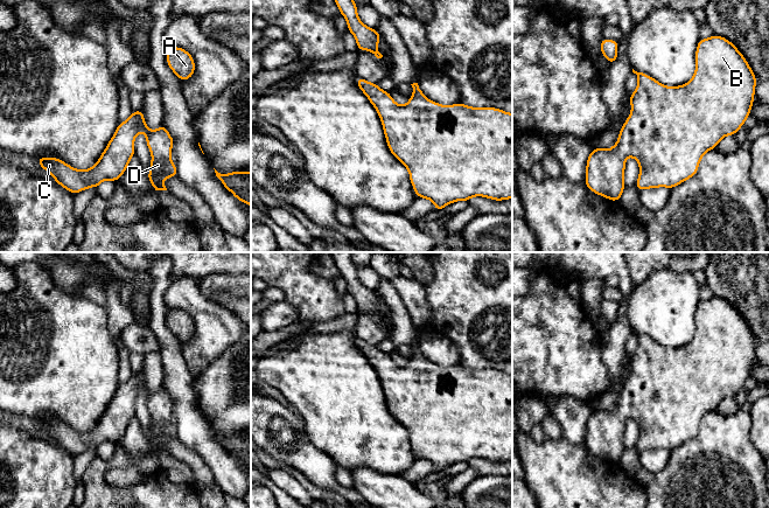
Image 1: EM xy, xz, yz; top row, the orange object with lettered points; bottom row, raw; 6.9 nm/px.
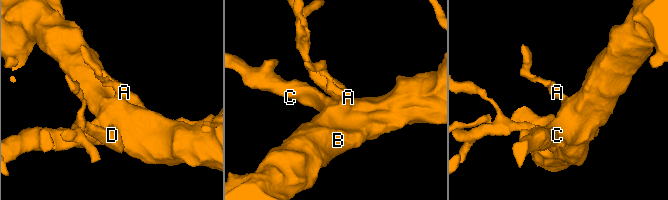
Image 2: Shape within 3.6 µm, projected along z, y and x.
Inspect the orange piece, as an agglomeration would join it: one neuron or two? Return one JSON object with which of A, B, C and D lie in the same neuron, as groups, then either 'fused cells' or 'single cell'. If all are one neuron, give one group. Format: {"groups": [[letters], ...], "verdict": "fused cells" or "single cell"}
{"groups": [["A", "B", "C", "D"]], "verdict": "single cell"}

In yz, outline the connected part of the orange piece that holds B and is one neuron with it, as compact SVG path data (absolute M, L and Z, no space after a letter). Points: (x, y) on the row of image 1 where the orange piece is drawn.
M712 35L708 39L700 39L697 46L695 51L695 71L692 79L679 86L665 86L664 84L659 83L655 78L650 77L646 74L637 72L632 69L632 72L637 75L638 82L636 90L630 95L630 104L631 104L631 112L628 119L624 121L622 128L620 130L617 142L609 149L603 148L594 148L590 152L587 165L586 165L586 179L585 185L588 187L589 190L593 193L601 195L611 201L620 201L620 197L625 188L624 186L624 169L625 169L625 160L628 156L632 156L637 160L639 166L639 175L636 181L636 188L641 192L648 188L658 188L658 187L666 187L672 189L673 187L680 185L681 182L688 180L690 178L694 176L698 172L698 167L700 163L701 158L712 148L716 148L720 140L726 135L735 135L740 127L744 125L746 119L750 116L751 106L754 105L754 96L755 96L755 86L756 86L756 77L749 67L748 62L743 57L742 53L736 49L736 47L728 41L727 39L718 35Z

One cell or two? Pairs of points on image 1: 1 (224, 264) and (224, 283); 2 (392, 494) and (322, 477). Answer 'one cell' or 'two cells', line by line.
1: two cells
2: two cells

